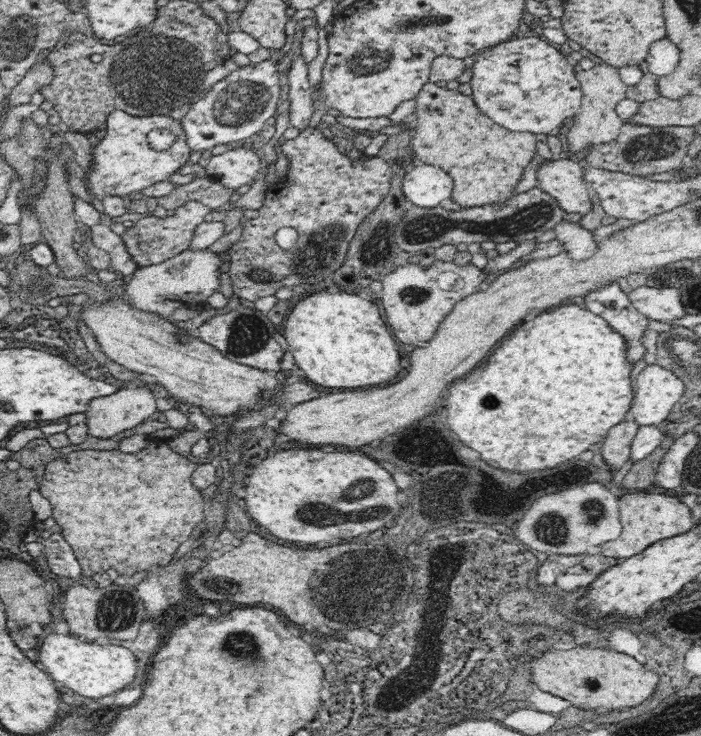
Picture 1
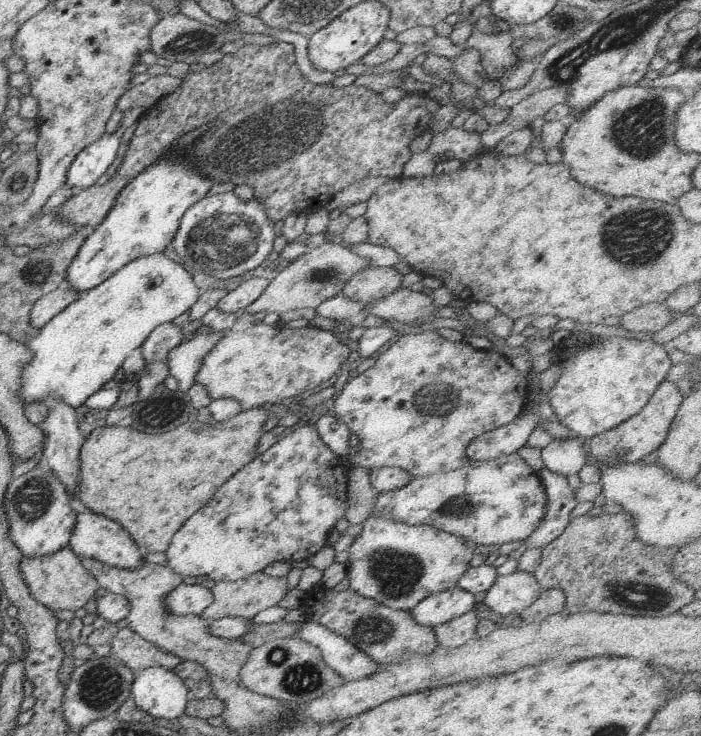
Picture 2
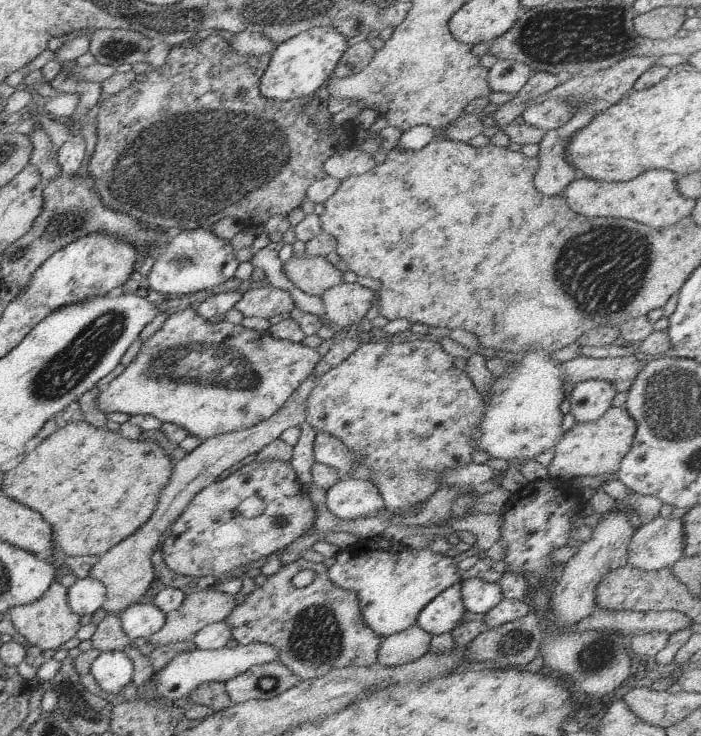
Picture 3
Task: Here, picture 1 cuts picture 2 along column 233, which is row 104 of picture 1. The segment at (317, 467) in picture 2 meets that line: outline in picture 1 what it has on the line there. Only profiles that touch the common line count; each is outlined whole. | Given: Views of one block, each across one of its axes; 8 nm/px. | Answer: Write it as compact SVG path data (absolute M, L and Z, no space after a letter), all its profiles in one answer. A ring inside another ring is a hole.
M541 36L510 39L489 47L478 54L472 70L473 76L469 82L472 87L470 96L474 99L476 107L484 112L484 115L490 116L496 124L512 132L551 135L563 126L566 118L574 117L580 110L582 89L580 81L576 78L573 62Z

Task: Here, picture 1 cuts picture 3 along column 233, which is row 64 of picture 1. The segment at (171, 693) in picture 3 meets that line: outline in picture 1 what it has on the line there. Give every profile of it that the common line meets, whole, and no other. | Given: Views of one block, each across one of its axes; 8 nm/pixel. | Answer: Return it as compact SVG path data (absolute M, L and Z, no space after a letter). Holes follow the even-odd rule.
M668 37L655 40L649 48L647 57L645 58L648 64L649 72L657 77L674 72L674 68L680 62L680 47Z

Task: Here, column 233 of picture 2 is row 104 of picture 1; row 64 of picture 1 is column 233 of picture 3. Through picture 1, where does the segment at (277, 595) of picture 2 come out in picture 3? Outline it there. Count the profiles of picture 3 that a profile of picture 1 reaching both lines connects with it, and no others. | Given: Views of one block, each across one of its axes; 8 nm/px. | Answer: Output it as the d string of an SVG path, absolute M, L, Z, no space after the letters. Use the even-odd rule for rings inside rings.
M212 586L197 593L186 595L184 602L166 617L166 624L155 632L149 640L158 645L171 645L182 641L193 640L194 637L205 627L220 621L224 621L231 615L233 609L238 606L240 595L232 595Z

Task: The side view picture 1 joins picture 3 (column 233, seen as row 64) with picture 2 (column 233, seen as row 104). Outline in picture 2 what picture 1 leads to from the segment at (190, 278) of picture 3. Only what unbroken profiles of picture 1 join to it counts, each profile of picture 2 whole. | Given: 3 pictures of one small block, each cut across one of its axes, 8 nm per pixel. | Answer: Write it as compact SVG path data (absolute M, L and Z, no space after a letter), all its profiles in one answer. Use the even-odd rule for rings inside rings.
M224 192L204 198L192 213L184 213L174 238L178 260L193 273L205 272L217 282L254 270L267 262L278 236L267 206L258 197L243 200L235 193Z

